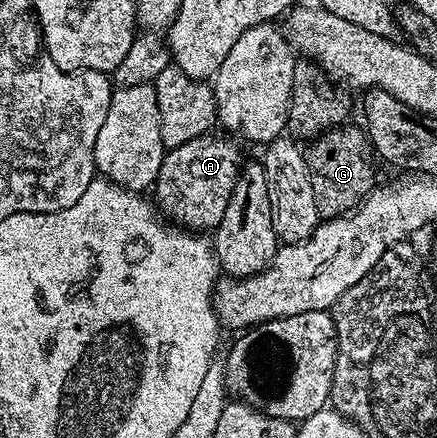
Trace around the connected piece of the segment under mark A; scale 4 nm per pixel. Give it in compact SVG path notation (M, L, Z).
M214 136L188 139L188 143L180 143L180 147L167 149L166 158L160 163L156 182L157 204L173 224L187 231L217 229L220 219L224 219L224 210L228 207L228 199L232 197L238 178L238 170L244 161L233 136Z

